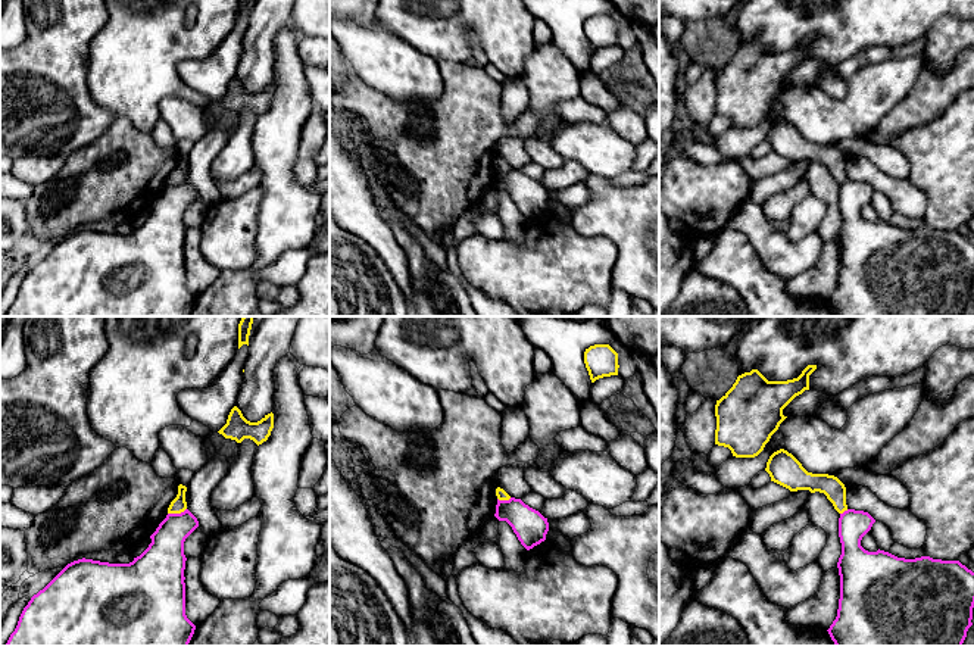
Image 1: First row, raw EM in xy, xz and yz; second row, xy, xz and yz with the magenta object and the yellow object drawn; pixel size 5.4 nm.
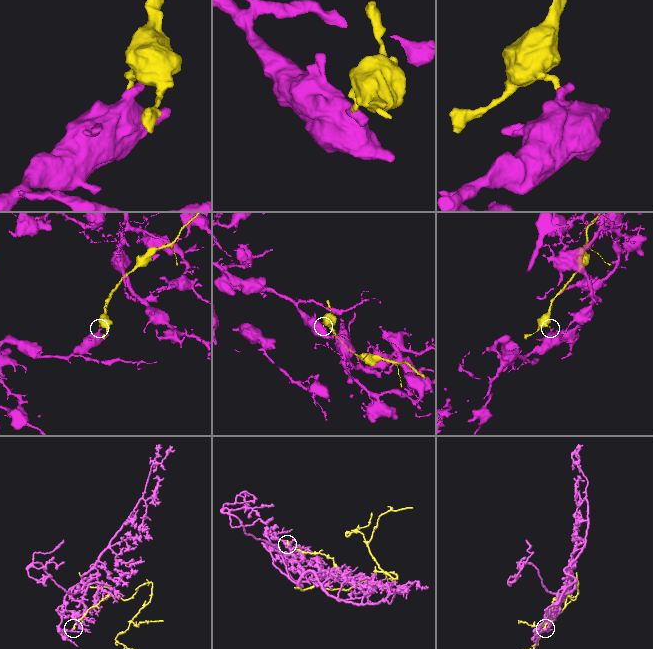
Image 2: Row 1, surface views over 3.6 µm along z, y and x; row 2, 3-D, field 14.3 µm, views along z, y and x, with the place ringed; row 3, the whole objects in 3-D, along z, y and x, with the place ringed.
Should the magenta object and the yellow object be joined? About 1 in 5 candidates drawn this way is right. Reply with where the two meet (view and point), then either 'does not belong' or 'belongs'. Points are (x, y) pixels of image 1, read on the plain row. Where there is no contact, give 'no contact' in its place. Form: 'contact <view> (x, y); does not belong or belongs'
contact xy (177, 184); does not belong

